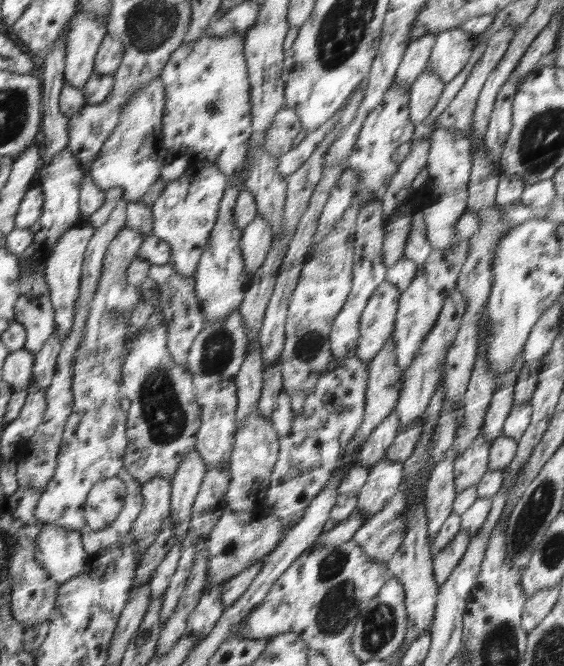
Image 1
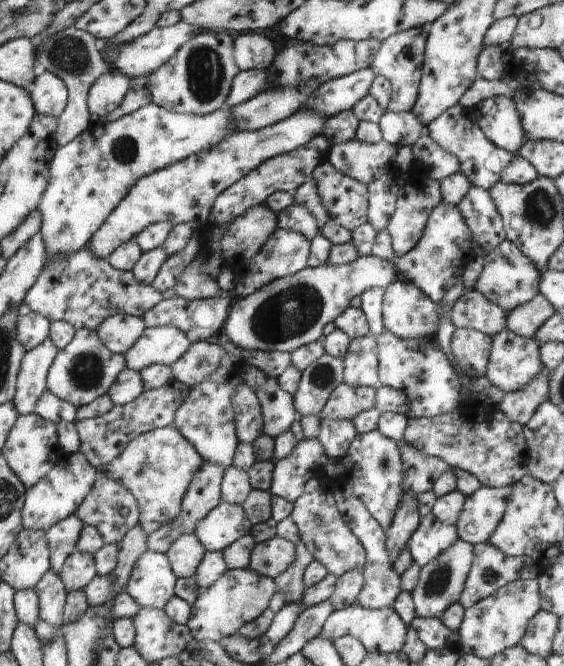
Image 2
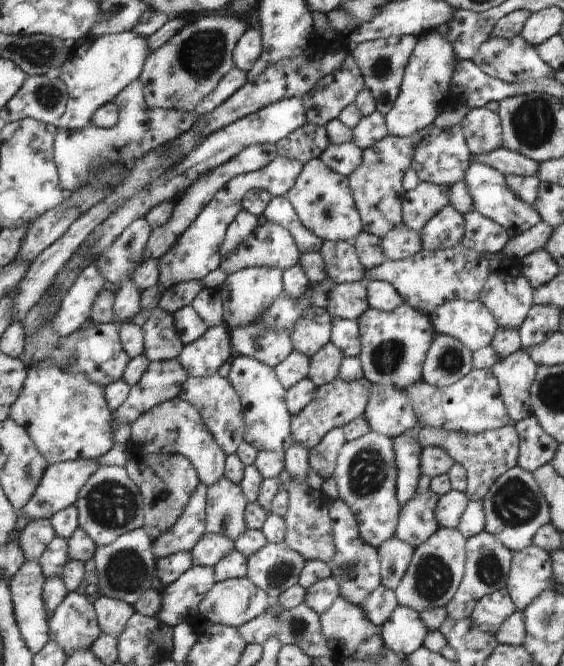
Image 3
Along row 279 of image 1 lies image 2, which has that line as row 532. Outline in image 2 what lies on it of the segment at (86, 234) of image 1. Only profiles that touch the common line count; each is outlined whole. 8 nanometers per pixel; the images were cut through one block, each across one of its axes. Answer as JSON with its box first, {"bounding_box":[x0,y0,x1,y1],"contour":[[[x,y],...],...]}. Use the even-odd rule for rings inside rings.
{"bounding_box":[47,514,85,574],"contour":[[[74,514],[66,518],[66,520],[55,524],[47,531],[47,537],[52,550],[54,572],[62,574],[66,562],[78,549],[85,525],[85,522],[79,516]]]}

